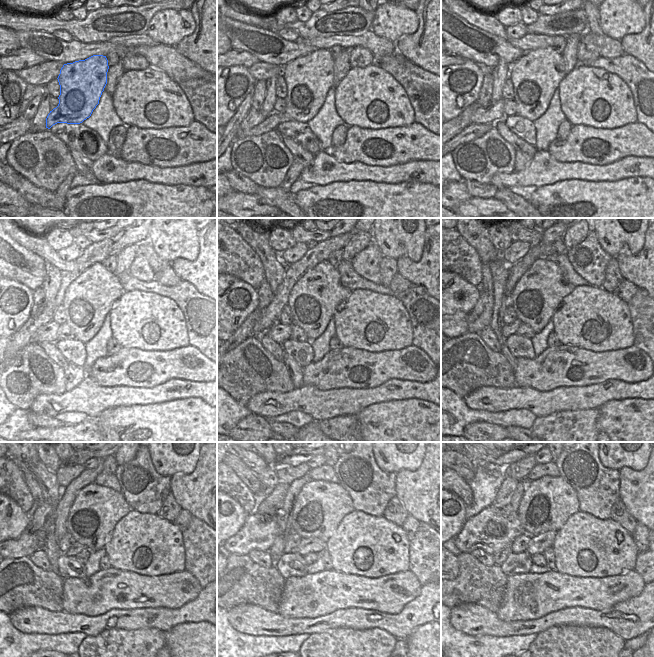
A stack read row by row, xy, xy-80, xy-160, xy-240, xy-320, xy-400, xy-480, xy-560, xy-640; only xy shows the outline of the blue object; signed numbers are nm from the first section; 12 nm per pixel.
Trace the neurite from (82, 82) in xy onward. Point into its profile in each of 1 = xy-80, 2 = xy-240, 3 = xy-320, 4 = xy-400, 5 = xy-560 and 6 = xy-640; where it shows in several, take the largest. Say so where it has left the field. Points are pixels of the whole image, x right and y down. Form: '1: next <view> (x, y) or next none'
1: next xy-80 (308, 78)
2: next xy-240 (87, 301)
3: next xy-320 (313, 299)
4: next xy-400 (538, 293)
5: next xy-560 (320, 506)
6: next xy-640 (547, 503)

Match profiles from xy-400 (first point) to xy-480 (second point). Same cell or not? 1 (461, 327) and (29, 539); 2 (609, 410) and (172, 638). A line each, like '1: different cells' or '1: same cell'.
1: same cell
2: same cell

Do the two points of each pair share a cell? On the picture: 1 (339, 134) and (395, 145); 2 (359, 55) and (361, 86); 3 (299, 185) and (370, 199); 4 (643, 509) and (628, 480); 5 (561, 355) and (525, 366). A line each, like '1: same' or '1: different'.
1: different
2: different
3: different
4: same
5: same

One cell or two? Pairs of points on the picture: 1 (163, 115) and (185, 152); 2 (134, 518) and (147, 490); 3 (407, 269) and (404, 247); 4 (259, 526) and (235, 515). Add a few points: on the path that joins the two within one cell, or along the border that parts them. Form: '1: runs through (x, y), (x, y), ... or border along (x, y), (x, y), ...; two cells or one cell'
1: border along (193, 120), (186, 126), (147, 128); two cells
2: border along (131, 508), (140, 512), (156, 514); two cells
3: border along (424, 241), (416, 262), (406, 256), (395, 259); two cells
4: border along (247, 516), (241, 528), (230, 537); two cells

